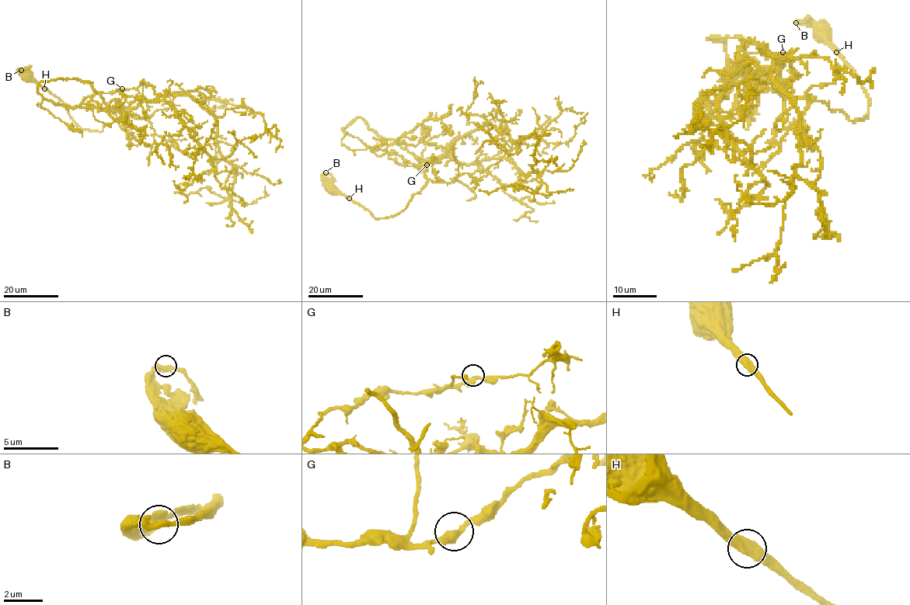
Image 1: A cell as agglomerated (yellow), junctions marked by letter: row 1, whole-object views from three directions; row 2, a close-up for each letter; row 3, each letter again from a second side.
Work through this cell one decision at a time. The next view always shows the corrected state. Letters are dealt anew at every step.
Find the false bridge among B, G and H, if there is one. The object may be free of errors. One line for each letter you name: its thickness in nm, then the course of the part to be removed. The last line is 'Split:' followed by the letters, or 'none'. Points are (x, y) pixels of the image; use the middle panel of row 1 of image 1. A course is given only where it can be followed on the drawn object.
Split: none

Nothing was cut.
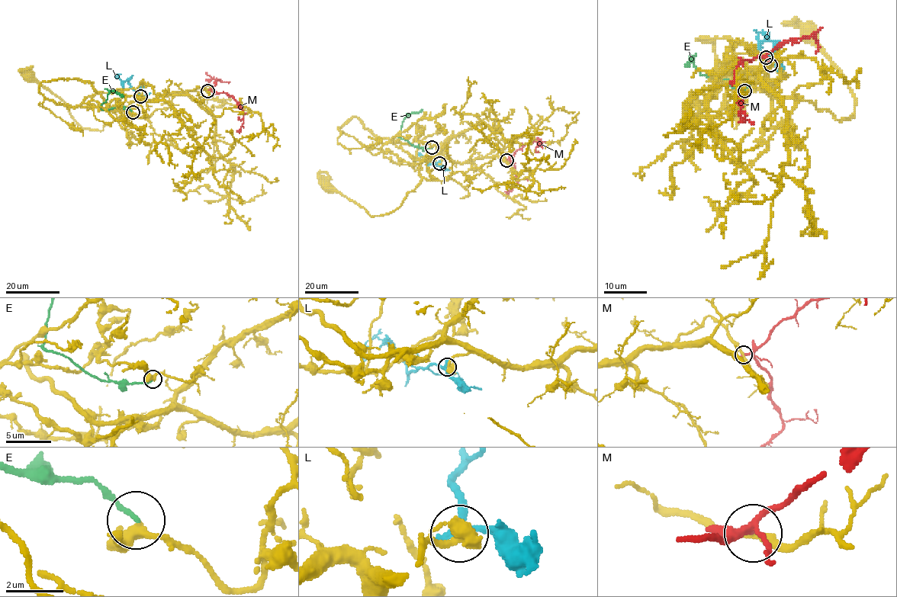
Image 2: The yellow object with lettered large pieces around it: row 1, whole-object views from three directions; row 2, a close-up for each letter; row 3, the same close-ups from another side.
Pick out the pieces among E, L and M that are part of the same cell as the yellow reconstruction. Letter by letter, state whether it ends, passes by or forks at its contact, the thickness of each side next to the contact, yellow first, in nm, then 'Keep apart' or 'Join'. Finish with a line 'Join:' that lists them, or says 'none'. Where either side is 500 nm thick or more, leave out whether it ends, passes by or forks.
E: It ends there. Thickness 380 nm (yellow) against 170 nm. Keep apart
L: Thickness 700 nm (yellow) against 240 nm. Keep apart
M: It ends there. Thickness 240 nm (yellow) against 240 nm. Keep apart
Join: none

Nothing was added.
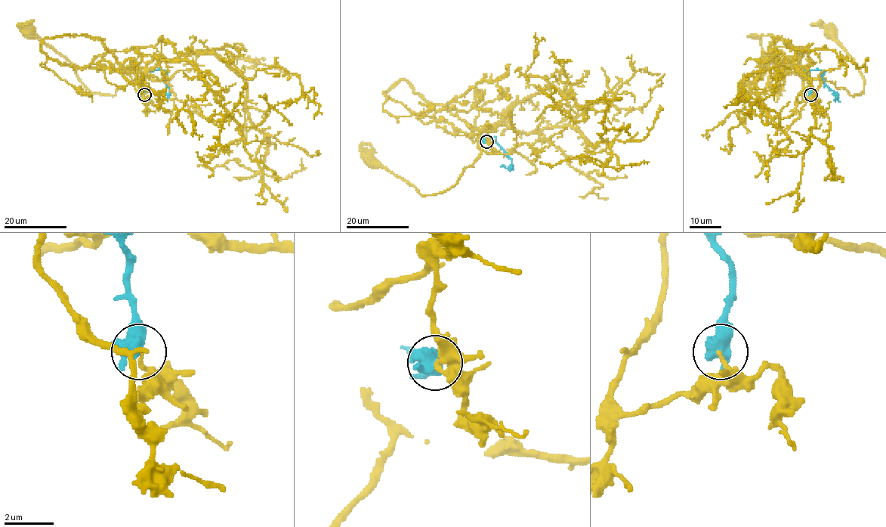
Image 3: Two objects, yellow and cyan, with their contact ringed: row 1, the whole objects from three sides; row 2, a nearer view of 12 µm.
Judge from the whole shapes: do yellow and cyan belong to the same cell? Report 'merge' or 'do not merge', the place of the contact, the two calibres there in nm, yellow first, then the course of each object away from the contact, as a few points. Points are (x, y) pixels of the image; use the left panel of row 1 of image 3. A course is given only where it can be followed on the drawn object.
do not merge; place (144, 94); calibres 150 and 550 nm; course yellow (144, 94), (144, 102), (131, 84), (137, 66), (139, 81), (114, 94), (89, 91), (72, 65), (28, 32); course cyan (144, 94), (143, 76), (147, 70), (162, 70), (169, 93), (167, 97), (158, 101)

